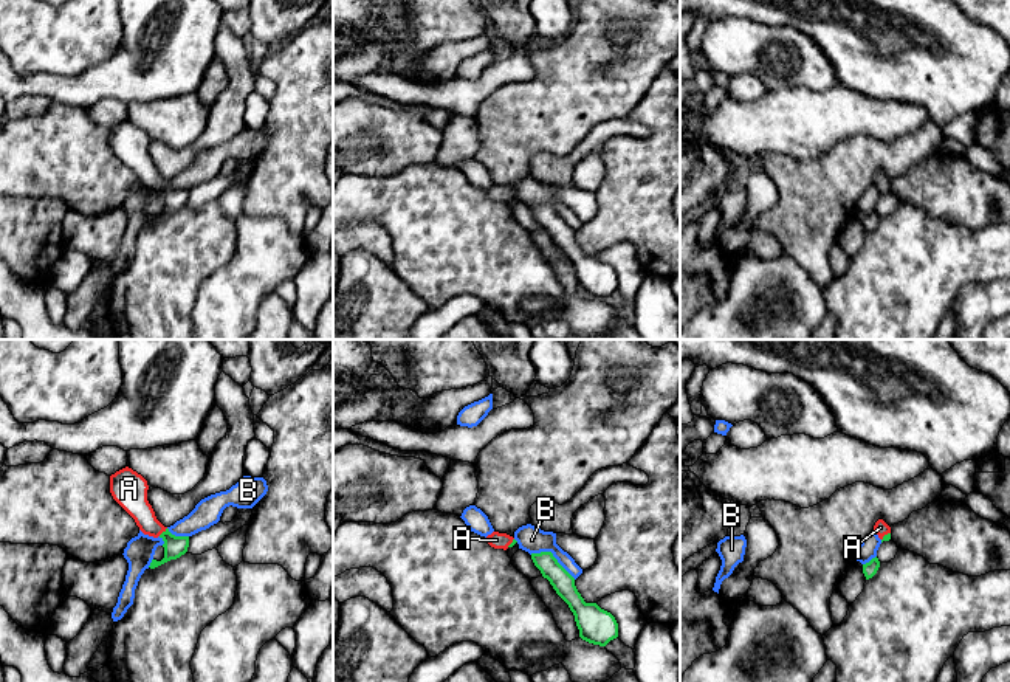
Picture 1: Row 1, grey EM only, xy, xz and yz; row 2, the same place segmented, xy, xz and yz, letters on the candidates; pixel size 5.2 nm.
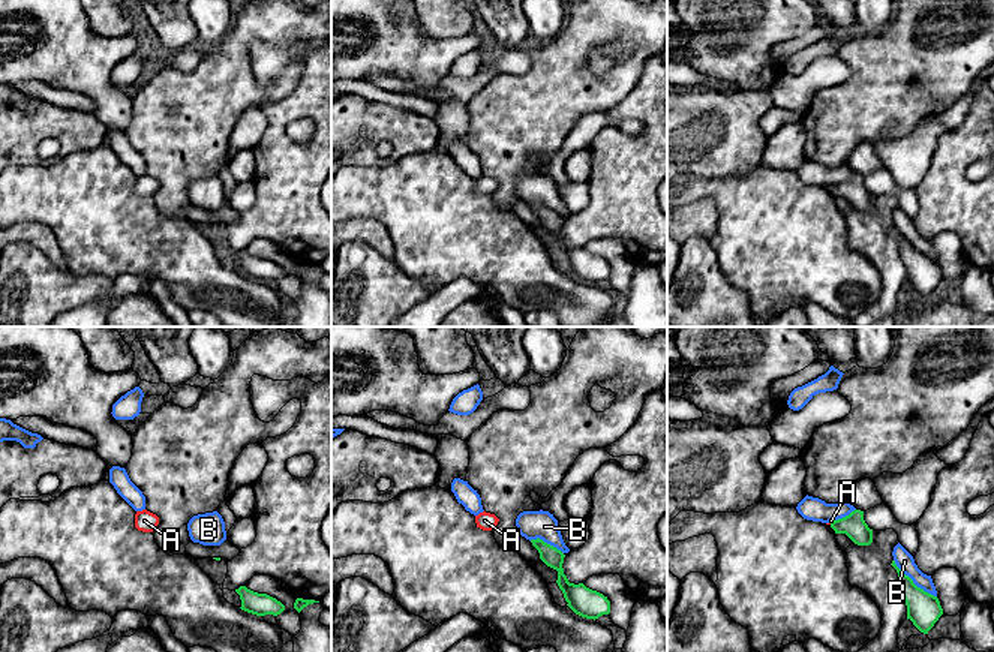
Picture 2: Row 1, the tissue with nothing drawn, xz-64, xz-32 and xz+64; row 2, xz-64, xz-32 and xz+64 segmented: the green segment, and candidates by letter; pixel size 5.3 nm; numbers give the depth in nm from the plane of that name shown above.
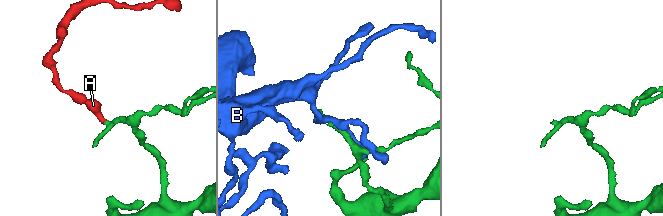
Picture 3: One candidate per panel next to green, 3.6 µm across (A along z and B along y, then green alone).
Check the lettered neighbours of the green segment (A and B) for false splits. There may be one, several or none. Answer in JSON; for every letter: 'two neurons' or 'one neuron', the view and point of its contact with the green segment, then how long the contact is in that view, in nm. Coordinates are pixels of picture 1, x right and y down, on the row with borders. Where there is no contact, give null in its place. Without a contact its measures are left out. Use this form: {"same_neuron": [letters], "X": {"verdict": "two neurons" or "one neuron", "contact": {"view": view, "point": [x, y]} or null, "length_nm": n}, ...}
{"same_neuron": ["A"], "A": {"verdict": "one neuron", "contact": {"view": "xy", "point": [163, 532]}, "length_nm": 60}, "B": {"verdict": "two neurons", "contact": {"view": "xz", "point": [552, 555]}, "length_nm": 280}}

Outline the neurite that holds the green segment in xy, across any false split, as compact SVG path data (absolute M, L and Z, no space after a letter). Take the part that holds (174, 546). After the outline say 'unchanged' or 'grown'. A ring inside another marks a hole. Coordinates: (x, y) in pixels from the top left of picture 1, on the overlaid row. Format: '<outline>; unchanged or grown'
M125 467L110 476L110 493L113 499L135 519L144 535L161 538L164 541L164 558L152 560L150 569L155 569L170 560L177 560L187 552L189 536L175 536L155 516L147 501L147 480Z; grown

